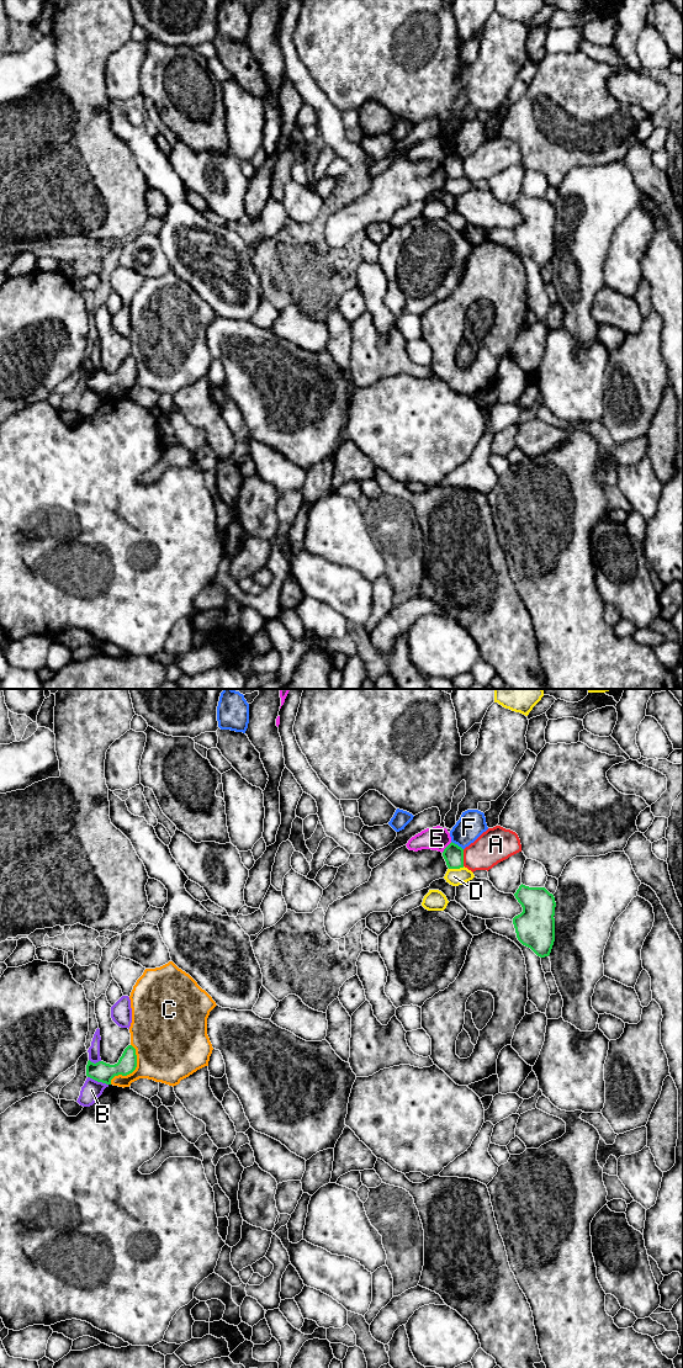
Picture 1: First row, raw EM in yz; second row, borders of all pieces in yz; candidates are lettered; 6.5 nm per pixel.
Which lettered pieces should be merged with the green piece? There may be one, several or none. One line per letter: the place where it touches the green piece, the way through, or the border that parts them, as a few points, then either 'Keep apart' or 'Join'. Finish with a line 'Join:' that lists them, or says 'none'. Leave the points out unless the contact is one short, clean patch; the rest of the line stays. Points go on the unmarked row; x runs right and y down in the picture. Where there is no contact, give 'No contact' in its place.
A: Touches green at yz (462, 168). Keep apart
B: Touches green at yz (98, 391). Keep apart
C: Touches green at yz (133, 380). Keep apart
D: Touches green at yz (456, 178). Keep apart
E: Touches green at yz (446, 157). Boundary: yz (451, 152), (441, 162). Keep apart
F: Touches green at yz (456, 154). Keep apart
Join: none

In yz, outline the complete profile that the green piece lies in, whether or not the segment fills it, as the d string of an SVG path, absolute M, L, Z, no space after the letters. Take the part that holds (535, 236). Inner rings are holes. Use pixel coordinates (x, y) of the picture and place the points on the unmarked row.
M520 195L514 203L523 222L513 228L518 250L538 266L549 266L555 251L555 207L545 197Z

